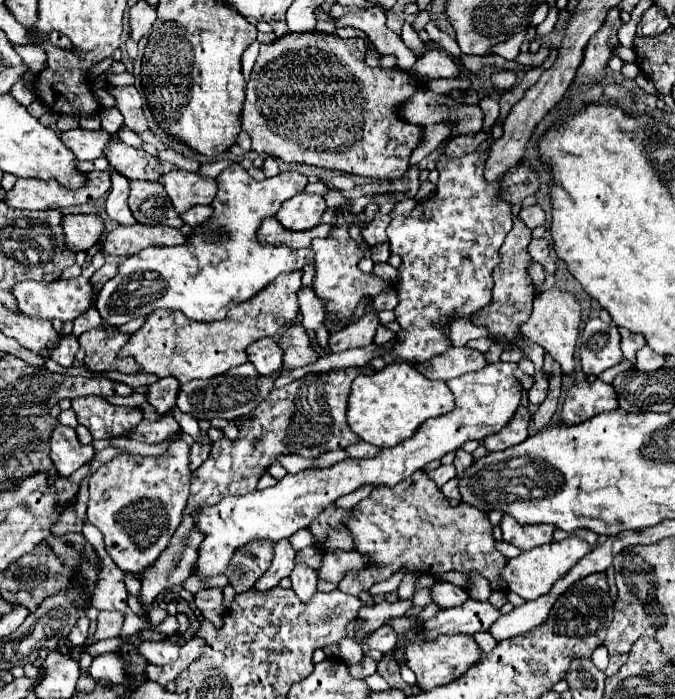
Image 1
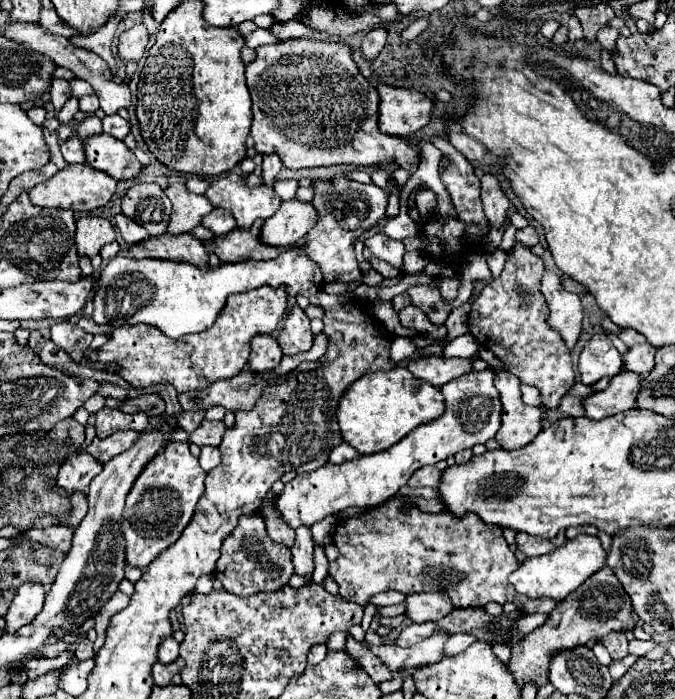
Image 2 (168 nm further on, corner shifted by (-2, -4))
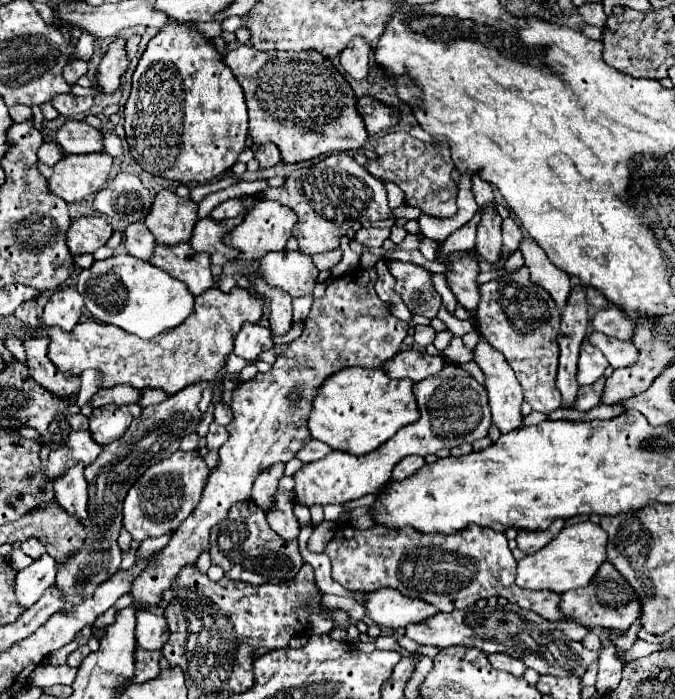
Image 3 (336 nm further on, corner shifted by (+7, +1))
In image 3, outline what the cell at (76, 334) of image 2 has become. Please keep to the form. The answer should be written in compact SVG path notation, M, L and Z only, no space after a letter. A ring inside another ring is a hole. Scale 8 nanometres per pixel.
M68 285L50 297L42 313L42 325L72 331L80 319L80 309L82 309L82 297L78 295L74 285Z

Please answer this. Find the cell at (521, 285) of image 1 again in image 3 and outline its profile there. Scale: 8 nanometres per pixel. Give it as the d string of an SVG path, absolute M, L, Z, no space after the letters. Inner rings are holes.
M520 267L518 271L508 271L504 277L488 281L480 285L480 303L474 313L476 319L476 329L480 335L496 349L500 351L508 365L514 369L516 379L520 381L524 389L524 399L532 405L534 411L550 413L562 405L562 395L556 389L556 371L558 371L558 331L560 331L560 311L554 307L554 301L550 295L534 285L528 277L528 267Z

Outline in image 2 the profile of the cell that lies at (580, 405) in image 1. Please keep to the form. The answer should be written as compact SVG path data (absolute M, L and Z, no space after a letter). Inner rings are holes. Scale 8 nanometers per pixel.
M619 372L603 392L595 392L585 400L585 416L599 420L635 408L635 392L639 392L641 380L643 376L635 372Z

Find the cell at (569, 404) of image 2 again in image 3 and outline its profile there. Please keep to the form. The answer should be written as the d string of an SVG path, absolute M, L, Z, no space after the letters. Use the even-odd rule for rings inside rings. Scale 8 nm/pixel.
M598 379L598 383L592 383L592 385L582 385L576 395L574 409L576 411L590 411L592 407L600 405L602 389L604 389L604 379Z

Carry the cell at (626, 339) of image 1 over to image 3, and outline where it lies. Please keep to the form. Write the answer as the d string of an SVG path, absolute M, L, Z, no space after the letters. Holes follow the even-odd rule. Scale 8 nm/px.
M614 305L598 311L592 317L594 331L600 331L608 337L616 337L620 341L632 341L634 325L636 323L630 323L630 319L626 319L626 315L622 315L622 311L618 311L618 307L614 307Z

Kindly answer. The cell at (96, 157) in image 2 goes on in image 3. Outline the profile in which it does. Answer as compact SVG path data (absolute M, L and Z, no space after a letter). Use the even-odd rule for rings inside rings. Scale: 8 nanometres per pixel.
M68 121L56 133L56 141L64 153L104 153L104 137L100 129L90 127L84 121Z

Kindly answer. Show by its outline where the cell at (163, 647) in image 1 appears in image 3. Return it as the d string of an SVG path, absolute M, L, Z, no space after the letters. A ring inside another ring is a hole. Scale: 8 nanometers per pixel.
M138 611L136 615L136 641L146 651L162 649L168 641L170 631L168 623L162 615L154 615L150 611Z

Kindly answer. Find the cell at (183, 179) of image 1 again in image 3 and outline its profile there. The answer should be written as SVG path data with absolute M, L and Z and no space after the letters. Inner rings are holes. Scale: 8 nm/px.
M162 189L160 193L156 193L144 225L160 243L174 245L180 241L188 241L198 219L196 209L198 203L194 203L192 199L178 197L170 189Z

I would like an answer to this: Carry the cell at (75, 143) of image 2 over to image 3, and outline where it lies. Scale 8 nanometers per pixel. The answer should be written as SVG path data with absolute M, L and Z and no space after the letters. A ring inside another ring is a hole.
M52 139L52 141L44 141L42 147L38 149L38 159L44 161L46 165L54 165L54 163L58 163L62 157L64 157L64 151L62 151L62 147L60 147L54 139Z

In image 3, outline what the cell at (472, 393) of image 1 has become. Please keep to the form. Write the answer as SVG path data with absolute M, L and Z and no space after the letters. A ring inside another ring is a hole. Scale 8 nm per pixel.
M444 367L438 375L432 375L420 383L414 385L414 395L418 399L418 407L422 409L422 415L416 423L402 427L394 439L388 439L382 447L378 447L372 453L366 453L362 457L334 451L326 455L322 461L306 463L294 473L294 505L332 505L332 503L348 503L352 499L364 497L368 493L376 493L380 487L384 487L390 477L394 465L408 455L428 455L436 453L440 449L452 449L462 443L474 443L476 439L482 439L488 435L490 427L490 407L488 407L488 395L484 385L480 385L468 371L460 367Z

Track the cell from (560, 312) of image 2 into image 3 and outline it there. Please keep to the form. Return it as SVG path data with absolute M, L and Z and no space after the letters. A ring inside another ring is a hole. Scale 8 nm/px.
M530 237L522 239L520 251L524 255L524 265L530 269L530 281L538 283L542 289L546 289L550 293L550 297L554 299L556 307L562 309L572 291L570 275L566 275L562 269L554 267L550 263L550 259L544 255L544 251Z

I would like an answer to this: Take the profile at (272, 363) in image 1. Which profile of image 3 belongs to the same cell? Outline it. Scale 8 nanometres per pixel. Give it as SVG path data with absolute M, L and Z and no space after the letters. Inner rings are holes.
M244 323L240 333L234 337L234 353L250 363L254 363L260 357L260 353L270 351L272 347L274 343L272 343L270 329L262 325Z

